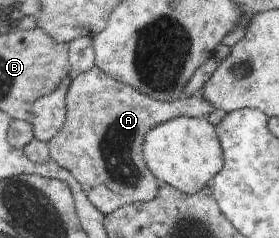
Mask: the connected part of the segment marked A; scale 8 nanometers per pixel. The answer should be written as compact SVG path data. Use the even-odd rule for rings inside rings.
M92 67L80 76L71 79L65 96L66 120L60 131L47 142L49 158L80 183L87 199L104 215L112 215L120 207L134 203L150 202L160 190L160 182L153 175L144 157L145 136L152 128L176 117L202 117L215 111L215 108L201 94L184 97L175 101L157 101L138 92L130 85L114 80L101 68Z

